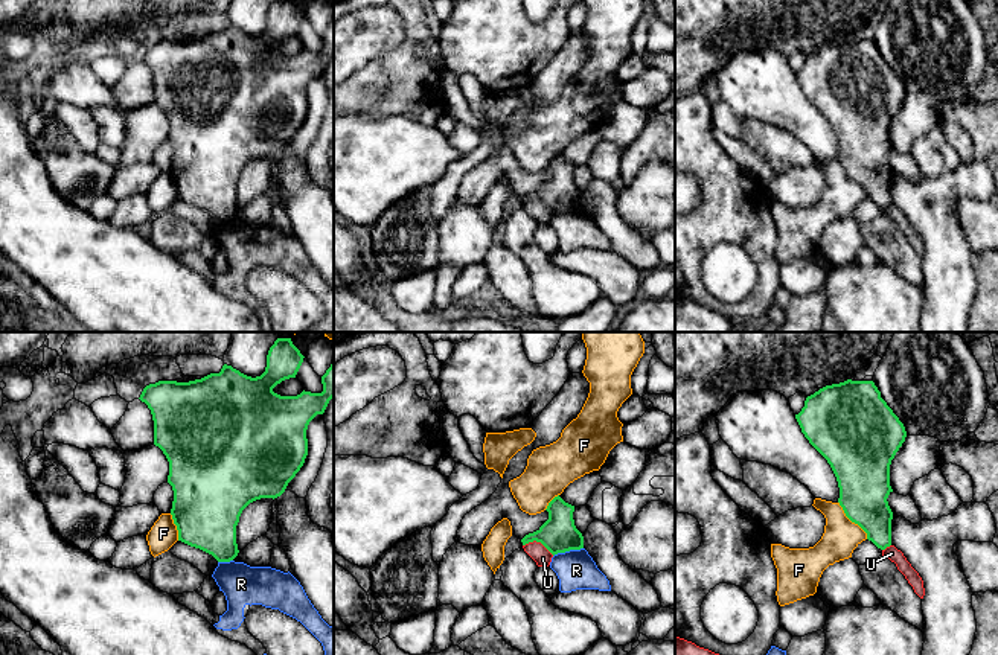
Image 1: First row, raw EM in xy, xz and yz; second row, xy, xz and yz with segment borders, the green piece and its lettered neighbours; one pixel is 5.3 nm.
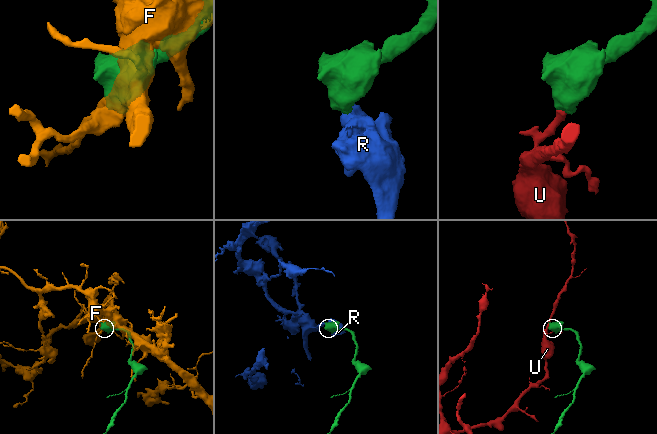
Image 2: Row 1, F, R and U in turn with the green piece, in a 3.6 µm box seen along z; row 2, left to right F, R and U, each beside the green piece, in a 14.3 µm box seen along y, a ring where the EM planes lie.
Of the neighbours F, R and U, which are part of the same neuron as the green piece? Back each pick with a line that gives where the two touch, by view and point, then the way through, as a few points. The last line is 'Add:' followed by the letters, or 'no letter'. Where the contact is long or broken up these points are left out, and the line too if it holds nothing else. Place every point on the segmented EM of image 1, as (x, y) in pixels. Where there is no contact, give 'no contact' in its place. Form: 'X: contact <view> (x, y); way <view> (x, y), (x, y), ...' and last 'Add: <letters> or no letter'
Add: no letter

